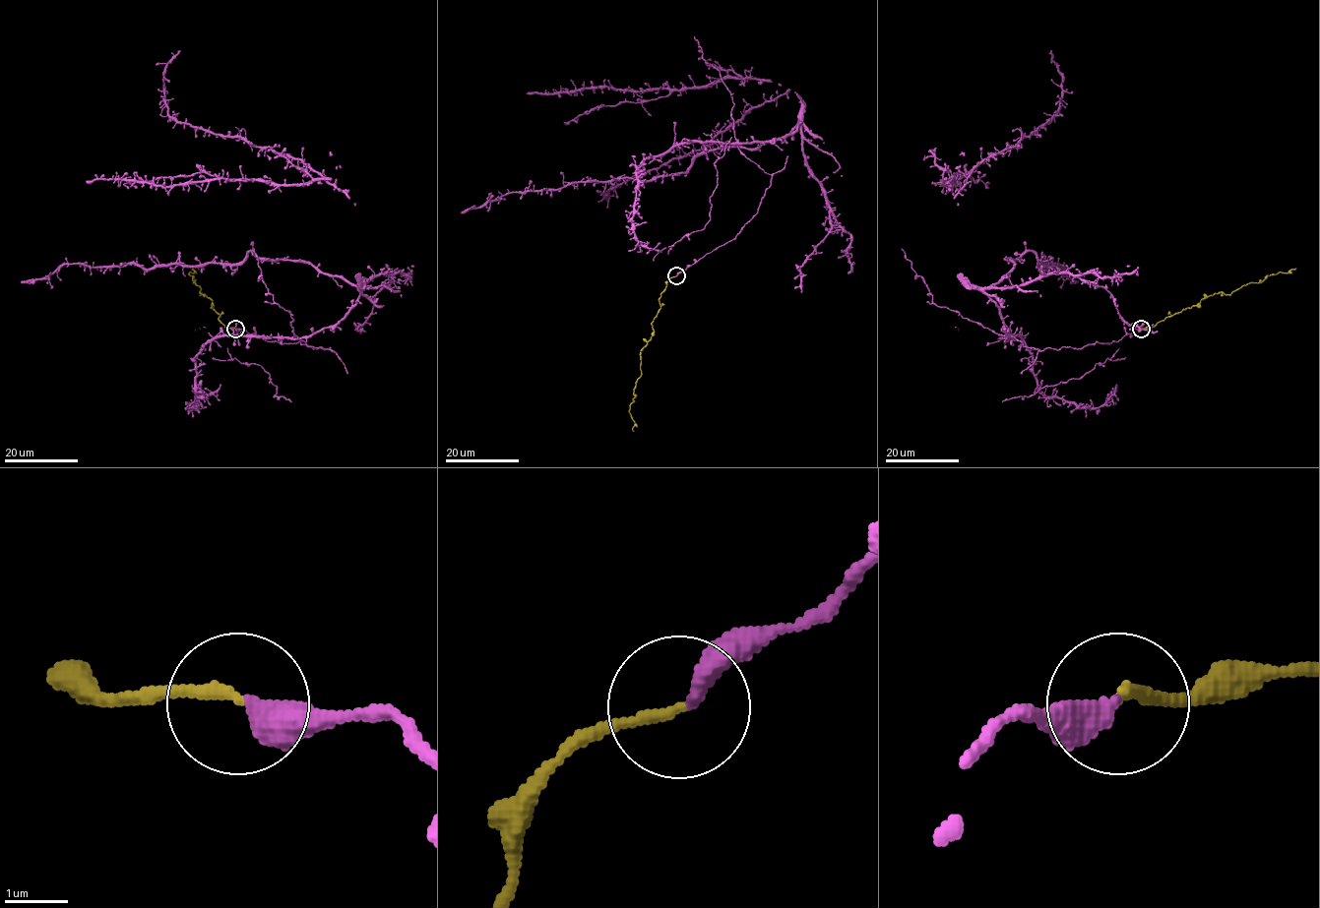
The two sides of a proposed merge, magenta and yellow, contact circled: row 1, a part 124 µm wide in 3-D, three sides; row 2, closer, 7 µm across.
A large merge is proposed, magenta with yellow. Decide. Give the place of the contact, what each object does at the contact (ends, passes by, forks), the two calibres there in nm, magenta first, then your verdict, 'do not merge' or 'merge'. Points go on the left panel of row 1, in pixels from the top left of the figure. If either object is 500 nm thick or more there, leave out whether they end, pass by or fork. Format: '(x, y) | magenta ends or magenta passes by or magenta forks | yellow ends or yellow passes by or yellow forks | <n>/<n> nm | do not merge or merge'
(235, 329) | magenta ends | yellow ends | 360/180 nm | merge

